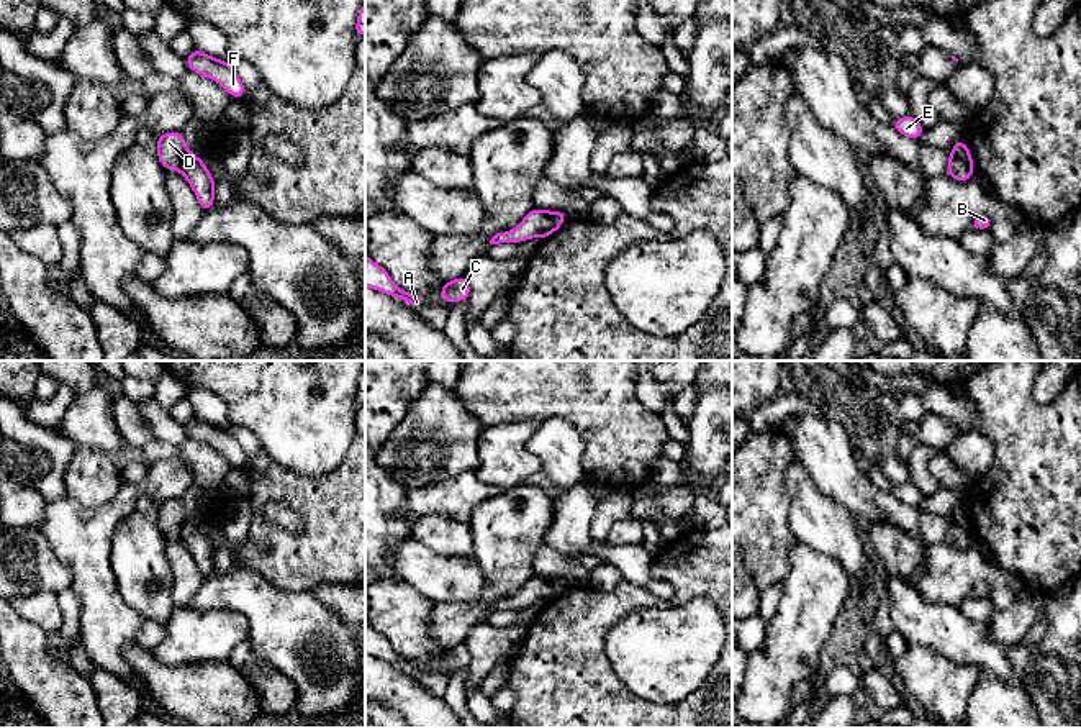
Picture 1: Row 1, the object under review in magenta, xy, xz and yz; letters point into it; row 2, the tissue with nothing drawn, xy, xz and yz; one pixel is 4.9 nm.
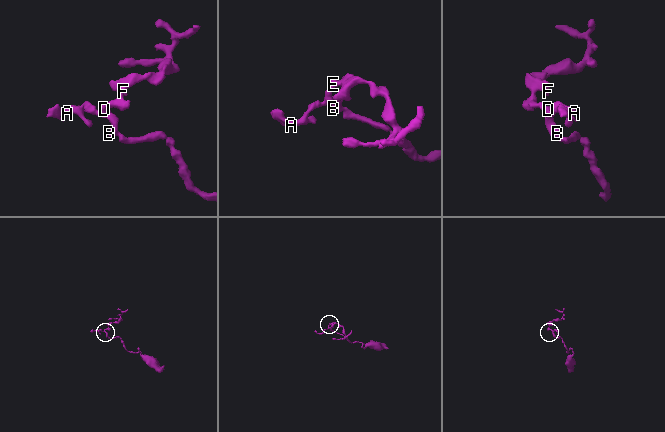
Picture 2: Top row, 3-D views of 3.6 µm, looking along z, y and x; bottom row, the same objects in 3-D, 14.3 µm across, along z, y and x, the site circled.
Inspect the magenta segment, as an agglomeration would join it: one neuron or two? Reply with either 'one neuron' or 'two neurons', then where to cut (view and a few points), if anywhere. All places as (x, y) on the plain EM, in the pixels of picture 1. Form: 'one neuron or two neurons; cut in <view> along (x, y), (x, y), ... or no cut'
two neurons; cut in yz along (950, 520), (972, 533)

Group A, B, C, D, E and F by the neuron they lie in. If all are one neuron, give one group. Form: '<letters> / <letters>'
A C D E F / B

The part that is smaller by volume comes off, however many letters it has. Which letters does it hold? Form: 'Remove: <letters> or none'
Remove: A, C, D, E, F

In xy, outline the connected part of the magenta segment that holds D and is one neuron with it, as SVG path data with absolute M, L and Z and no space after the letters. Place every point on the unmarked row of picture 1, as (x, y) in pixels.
M180 498L159 502L156 512L157 526L167 536L167 539L179 536L182 526L190 521L190 516Z

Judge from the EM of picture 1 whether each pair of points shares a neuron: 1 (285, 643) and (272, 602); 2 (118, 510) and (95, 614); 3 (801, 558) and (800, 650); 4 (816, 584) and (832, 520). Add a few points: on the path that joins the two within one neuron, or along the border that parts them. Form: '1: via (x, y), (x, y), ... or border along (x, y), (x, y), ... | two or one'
1: via (285, 633), (285, 628), (272, 612) | one
2: via (95, 536), (95, 587) | one
3: via (801, 581), (800, 627) | one
4: border along (798, 540), (816, 551), (831, 555), (850, 576) | two

